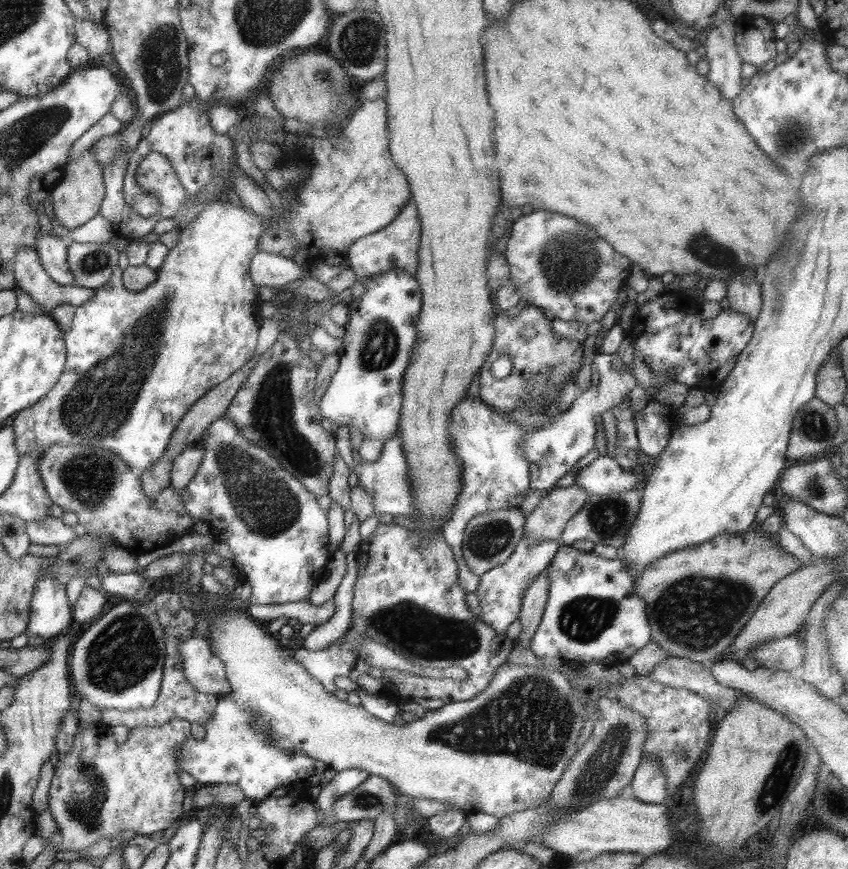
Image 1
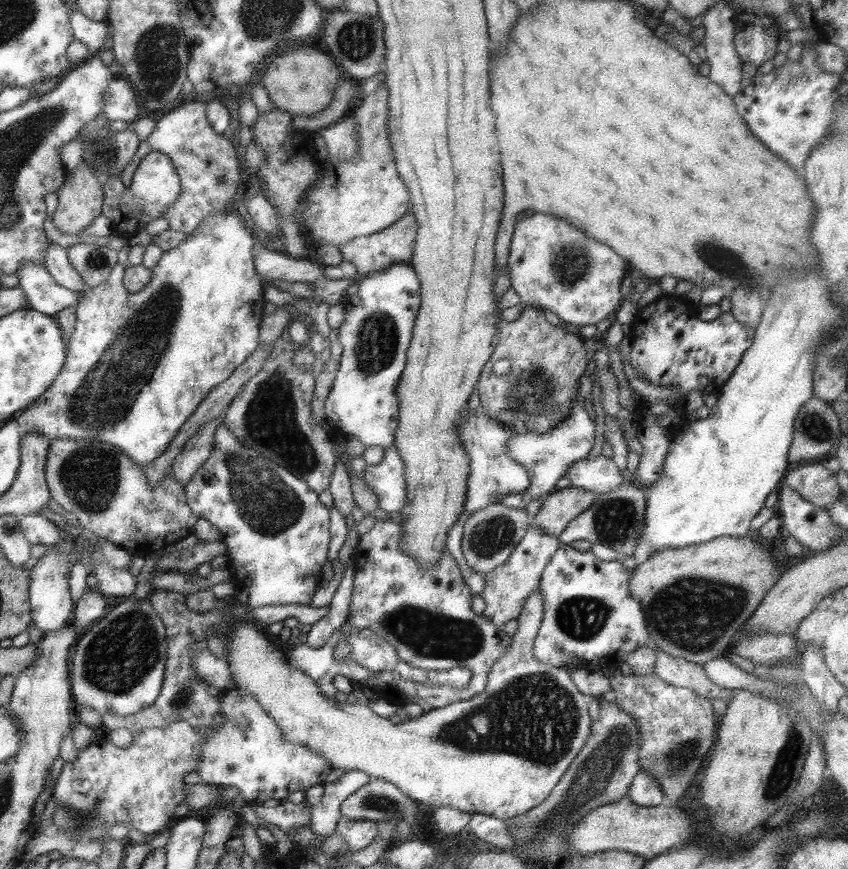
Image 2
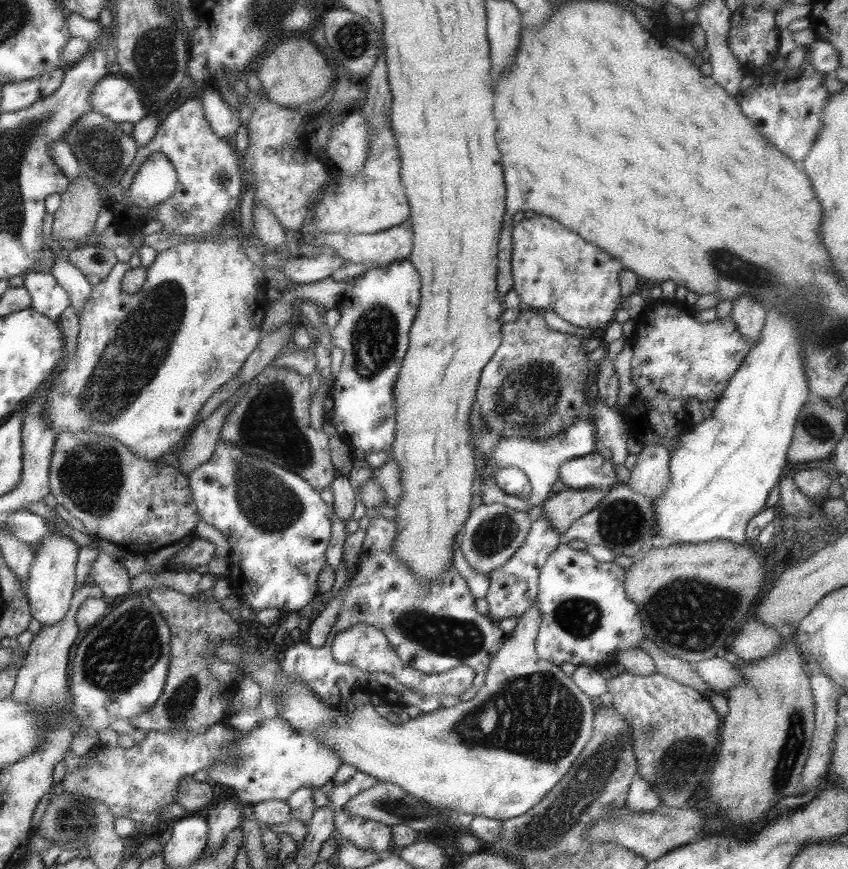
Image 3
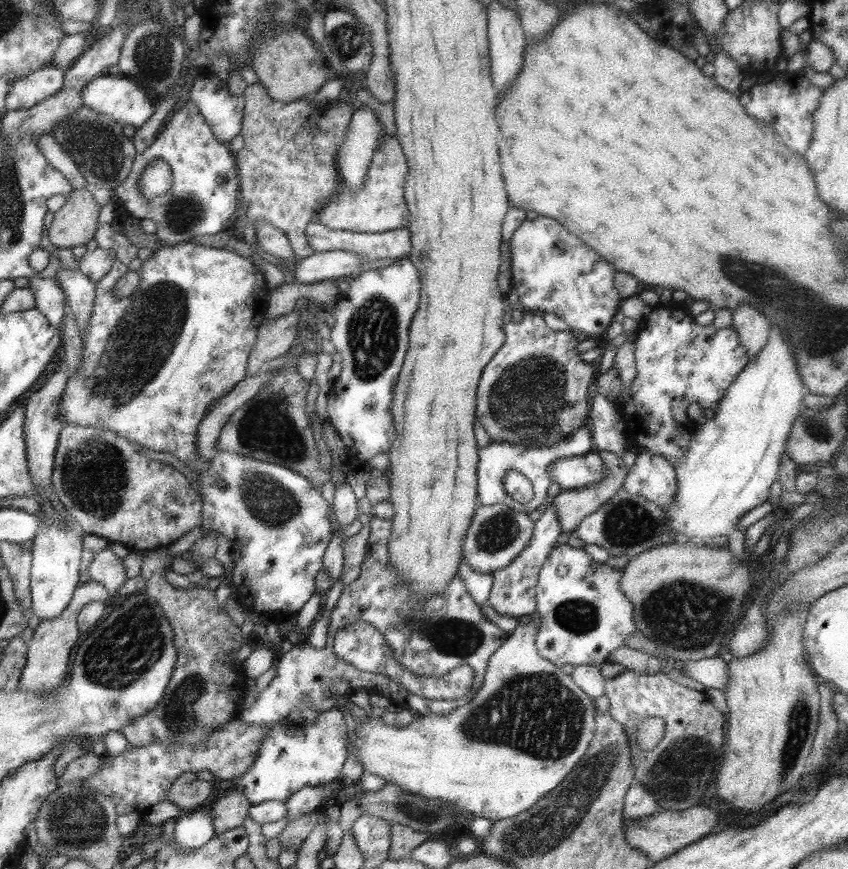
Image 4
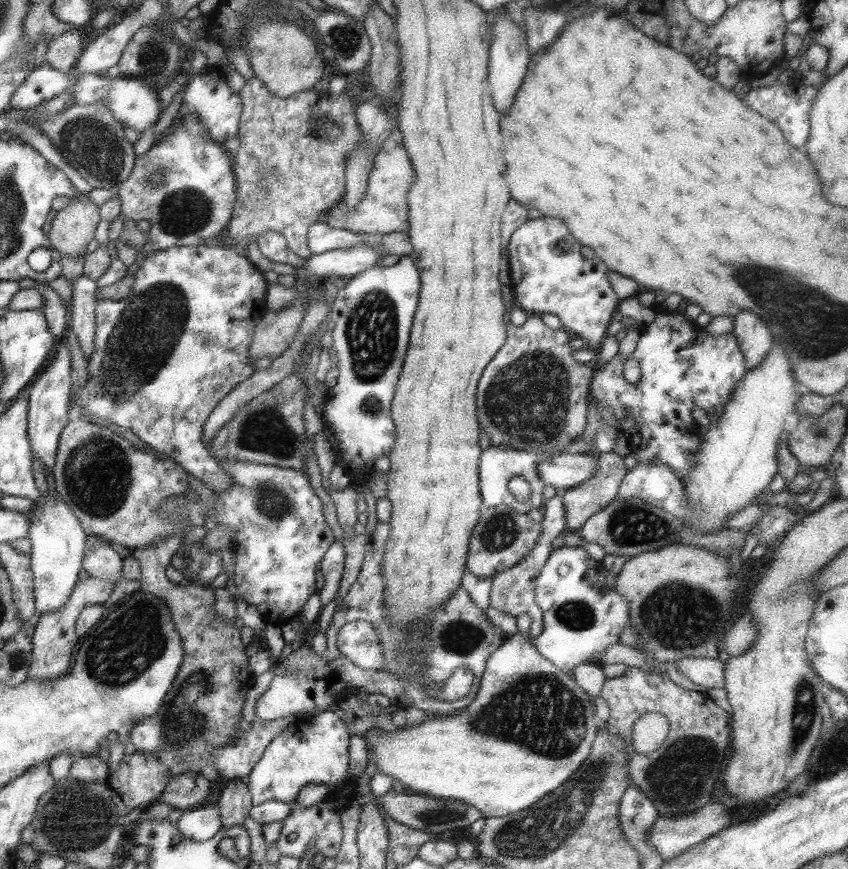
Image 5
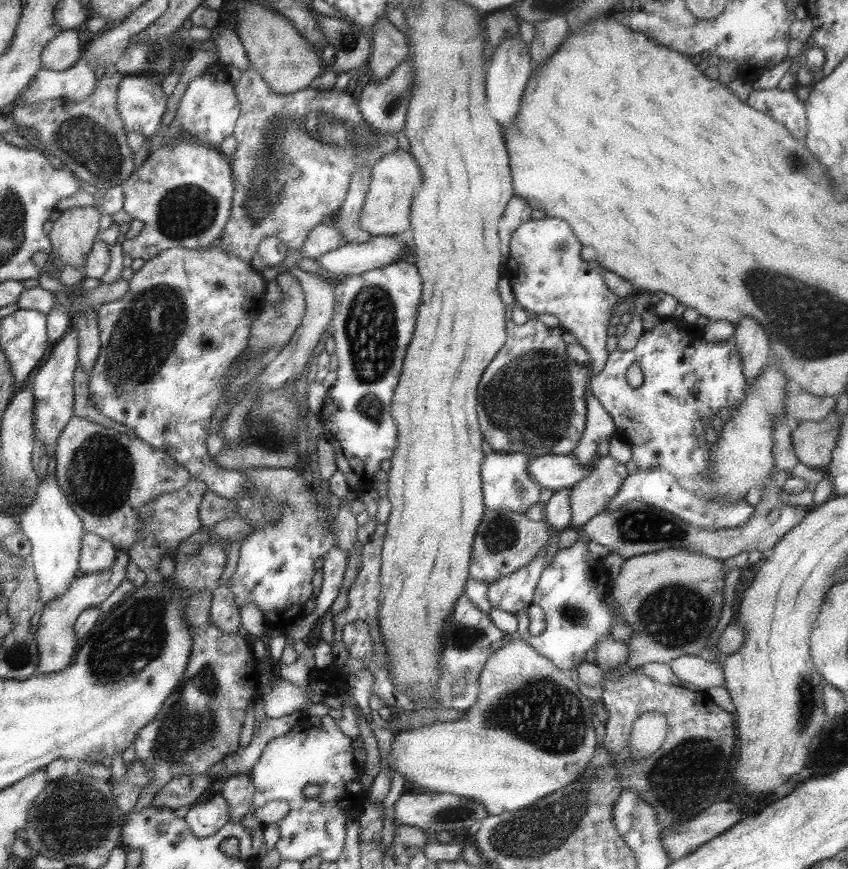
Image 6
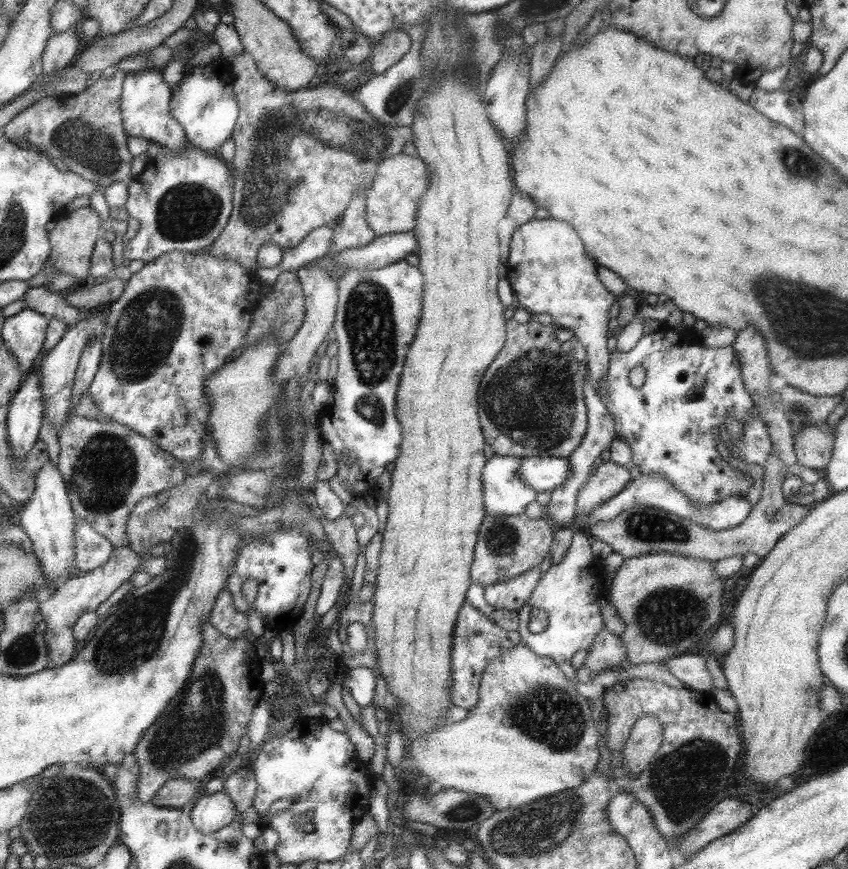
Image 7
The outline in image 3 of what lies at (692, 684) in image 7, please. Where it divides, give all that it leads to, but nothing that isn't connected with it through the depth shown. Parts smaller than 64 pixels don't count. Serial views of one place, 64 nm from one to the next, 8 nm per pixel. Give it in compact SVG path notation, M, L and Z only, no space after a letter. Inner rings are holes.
M715 656L709 660L701 660L695 662L695 672L699 676L699 680L713 692L727 692L733 686L739 686L743 680L737 672L737 668L729 662L723 660L723 656Z

